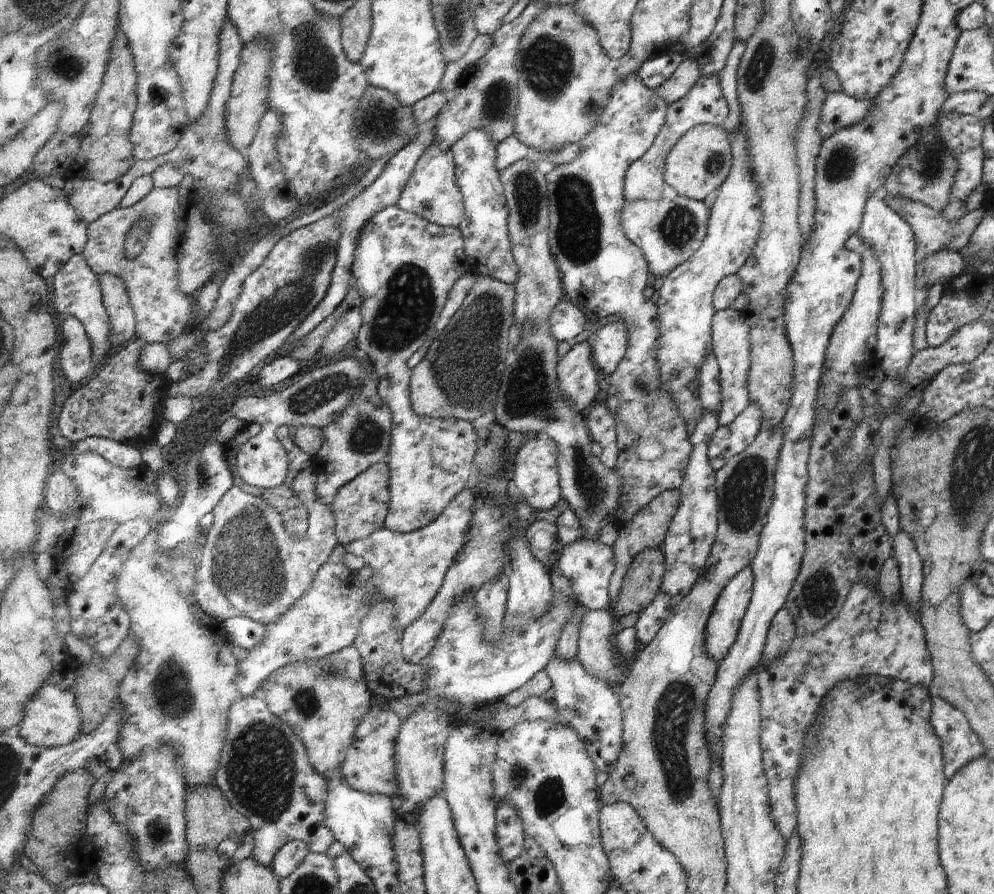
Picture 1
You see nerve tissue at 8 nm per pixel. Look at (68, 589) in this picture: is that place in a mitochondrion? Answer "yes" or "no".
no

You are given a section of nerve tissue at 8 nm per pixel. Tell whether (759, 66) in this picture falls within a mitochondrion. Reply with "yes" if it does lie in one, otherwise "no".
yes

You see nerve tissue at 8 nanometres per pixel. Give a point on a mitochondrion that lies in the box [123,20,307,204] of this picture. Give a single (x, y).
(158, 90)

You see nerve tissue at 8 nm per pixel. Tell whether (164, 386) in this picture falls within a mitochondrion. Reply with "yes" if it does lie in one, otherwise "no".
no

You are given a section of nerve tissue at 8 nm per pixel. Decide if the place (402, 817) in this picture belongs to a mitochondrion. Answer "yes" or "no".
no

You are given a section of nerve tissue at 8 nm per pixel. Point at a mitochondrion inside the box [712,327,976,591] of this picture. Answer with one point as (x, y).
(744, 489)

